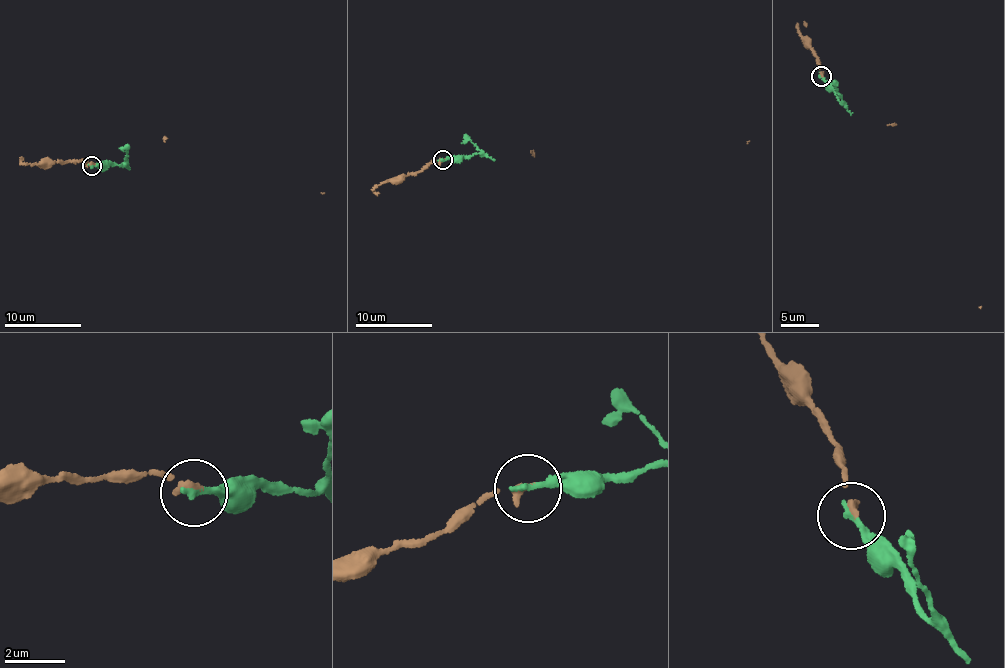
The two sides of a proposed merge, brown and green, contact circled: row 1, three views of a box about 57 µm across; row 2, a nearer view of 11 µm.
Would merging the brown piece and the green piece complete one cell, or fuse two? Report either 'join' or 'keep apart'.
join

